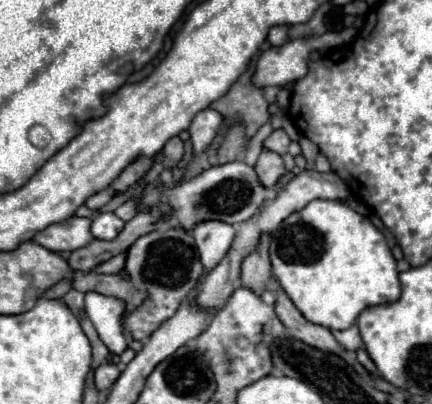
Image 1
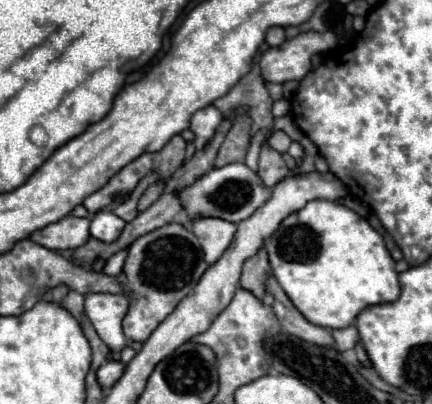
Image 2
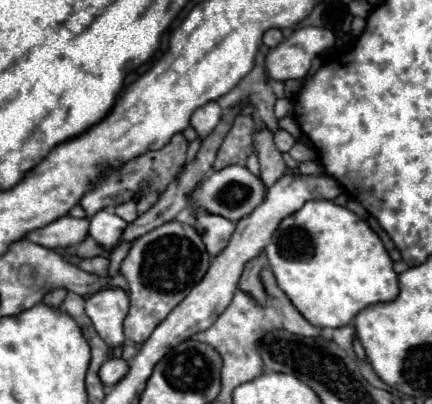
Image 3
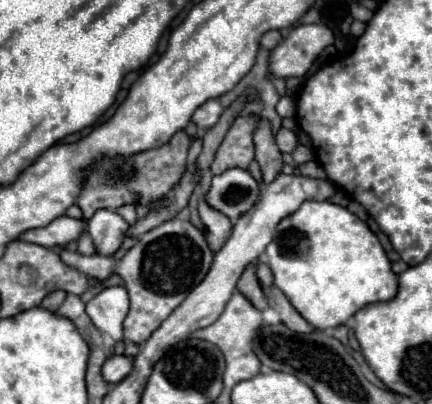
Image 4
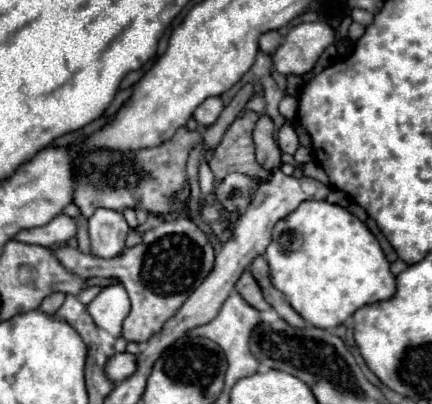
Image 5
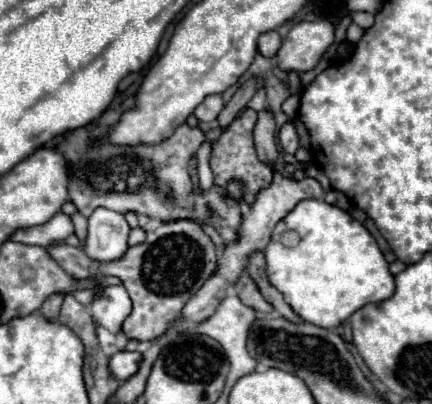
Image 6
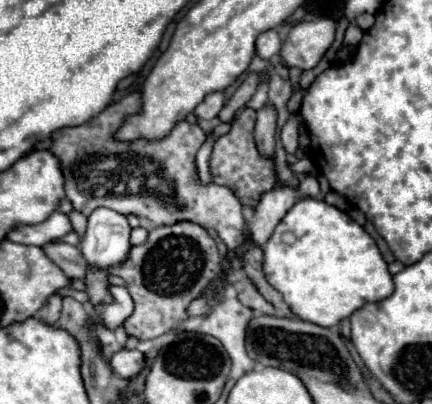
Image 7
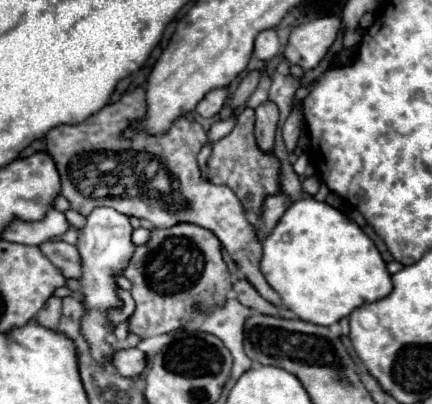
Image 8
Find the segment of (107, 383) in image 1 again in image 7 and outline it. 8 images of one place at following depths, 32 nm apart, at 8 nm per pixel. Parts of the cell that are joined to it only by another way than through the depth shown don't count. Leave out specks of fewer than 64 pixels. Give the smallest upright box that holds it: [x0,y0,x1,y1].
[110,350,144,378]

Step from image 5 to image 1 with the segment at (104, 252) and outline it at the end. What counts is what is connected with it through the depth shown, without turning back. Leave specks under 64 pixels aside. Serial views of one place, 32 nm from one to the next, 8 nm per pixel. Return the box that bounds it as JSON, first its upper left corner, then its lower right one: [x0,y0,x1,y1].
[92,212,124,240]

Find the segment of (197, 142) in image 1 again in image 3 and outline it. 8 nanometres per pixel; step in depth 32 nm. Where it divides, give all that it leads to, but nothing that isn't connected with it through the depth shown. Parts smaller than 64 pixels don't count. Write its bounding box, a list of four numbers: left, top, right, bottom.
[192,102,222,140]

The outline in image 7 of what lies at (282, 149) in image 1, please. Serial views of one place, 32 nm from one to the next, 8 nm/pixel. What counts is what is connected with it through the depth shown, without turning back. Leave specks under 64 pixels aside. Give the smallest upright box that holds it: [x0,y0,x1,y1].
[280,114,298,154]

